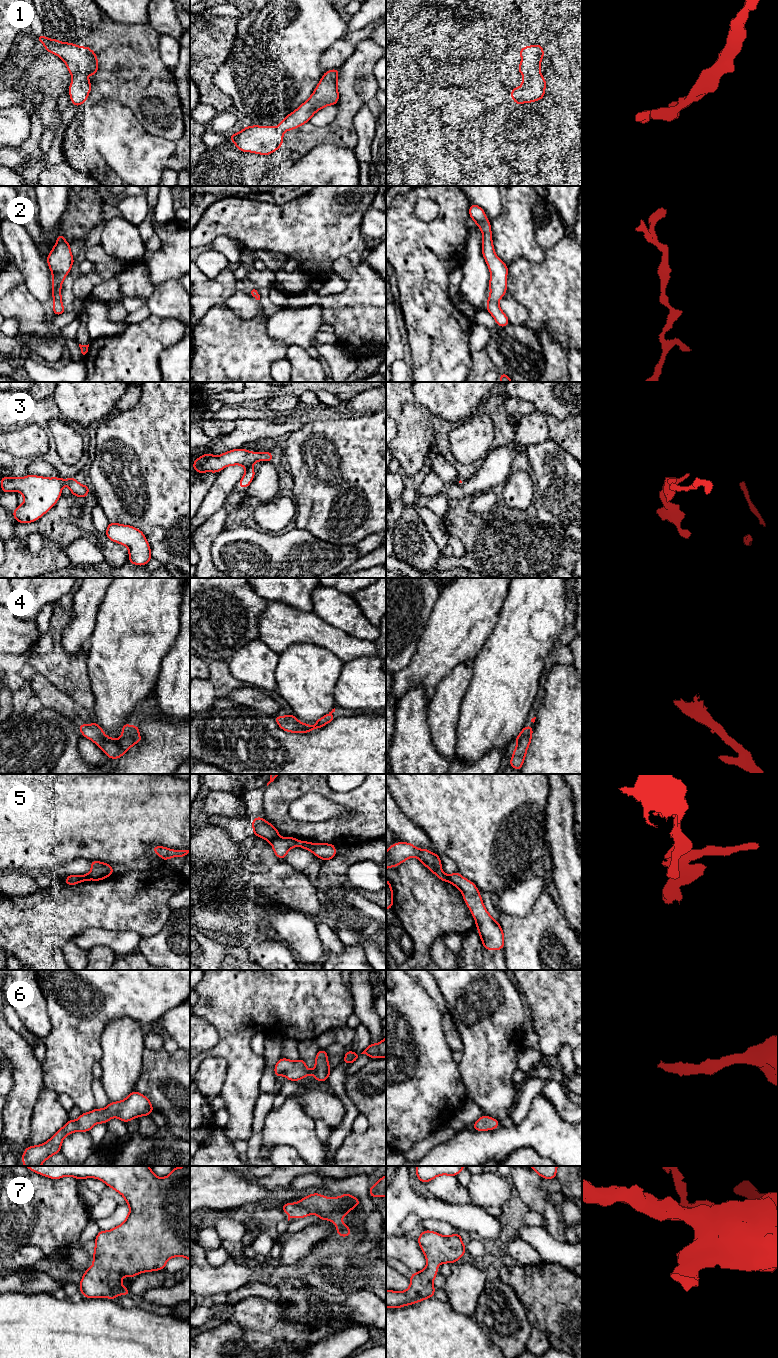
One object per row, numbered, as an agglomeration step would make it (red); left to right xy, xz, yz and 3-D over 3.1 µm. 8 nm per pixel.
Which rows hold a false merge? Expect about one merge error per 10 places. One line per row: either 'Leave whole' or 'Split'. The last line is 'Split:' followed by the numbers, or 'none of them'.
1: Leave whole
2: Leave whole
3: Leave whole
4: Leave whole
5: Split
6: Leave whole
7: Leave whole
Split: 5

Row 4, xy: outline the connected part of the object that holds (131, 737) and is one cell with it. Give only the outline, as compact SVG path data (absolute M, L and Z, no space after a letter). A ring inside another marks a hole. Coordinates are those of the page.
M97 722L93 724L80 724L78 728L82 736L92 740L110 759L118 759L136 743L141 742L137 725L129 726L126 722L122 727L122 736L113 739L105 735Z

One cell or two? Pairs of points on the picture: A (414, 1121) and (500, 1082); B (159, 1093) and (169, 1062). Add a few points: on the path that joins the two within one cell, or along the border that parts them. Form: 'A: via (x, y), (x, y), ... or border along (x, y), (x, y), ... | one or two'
A: border along (461, 1075), (468, 1097) | two
B: via (161, 1085), (169, 1076), (169, 1070) | one

